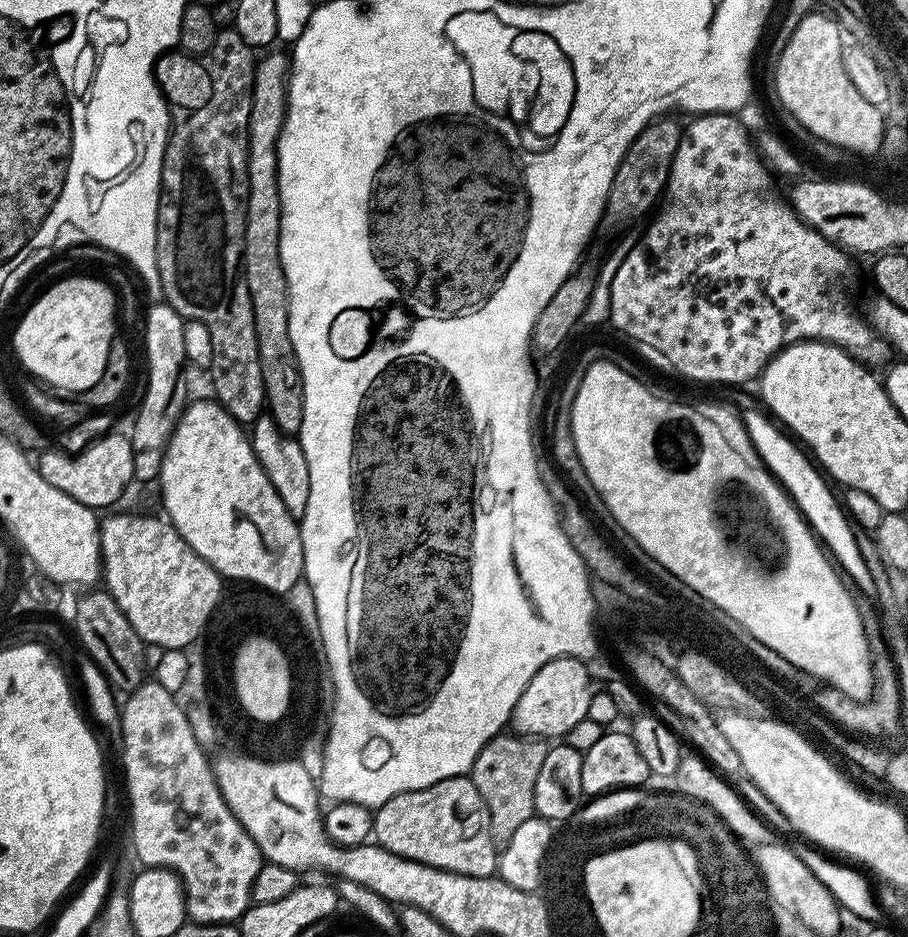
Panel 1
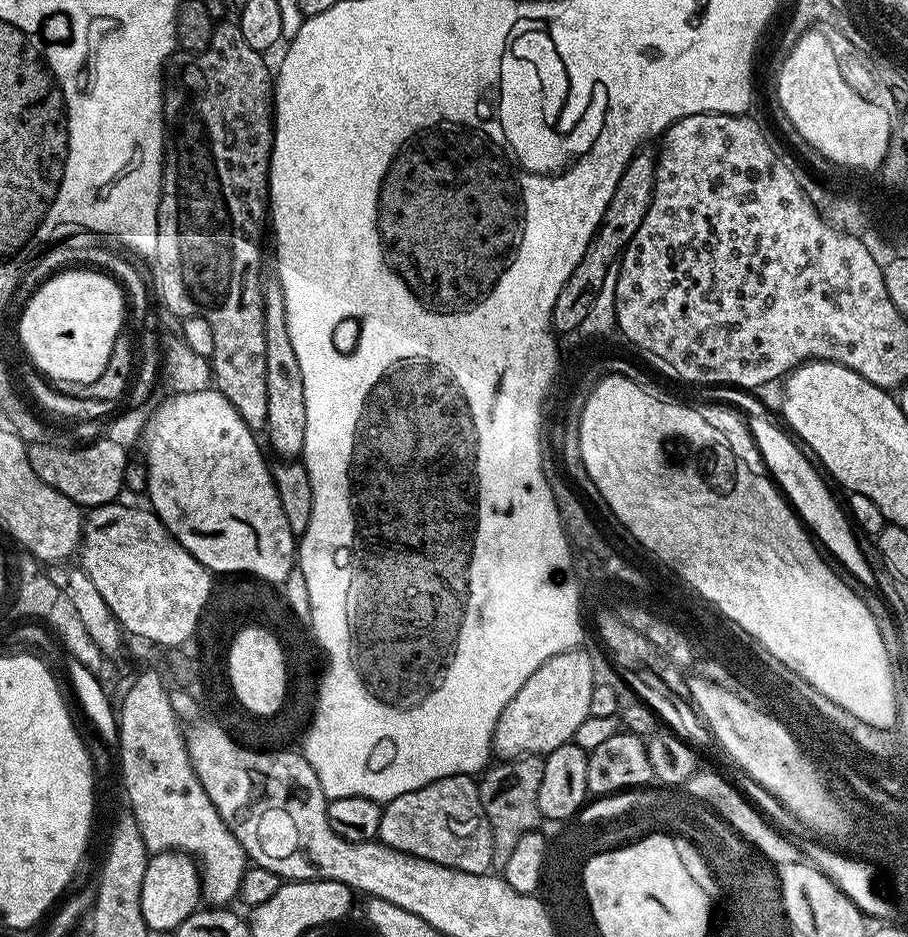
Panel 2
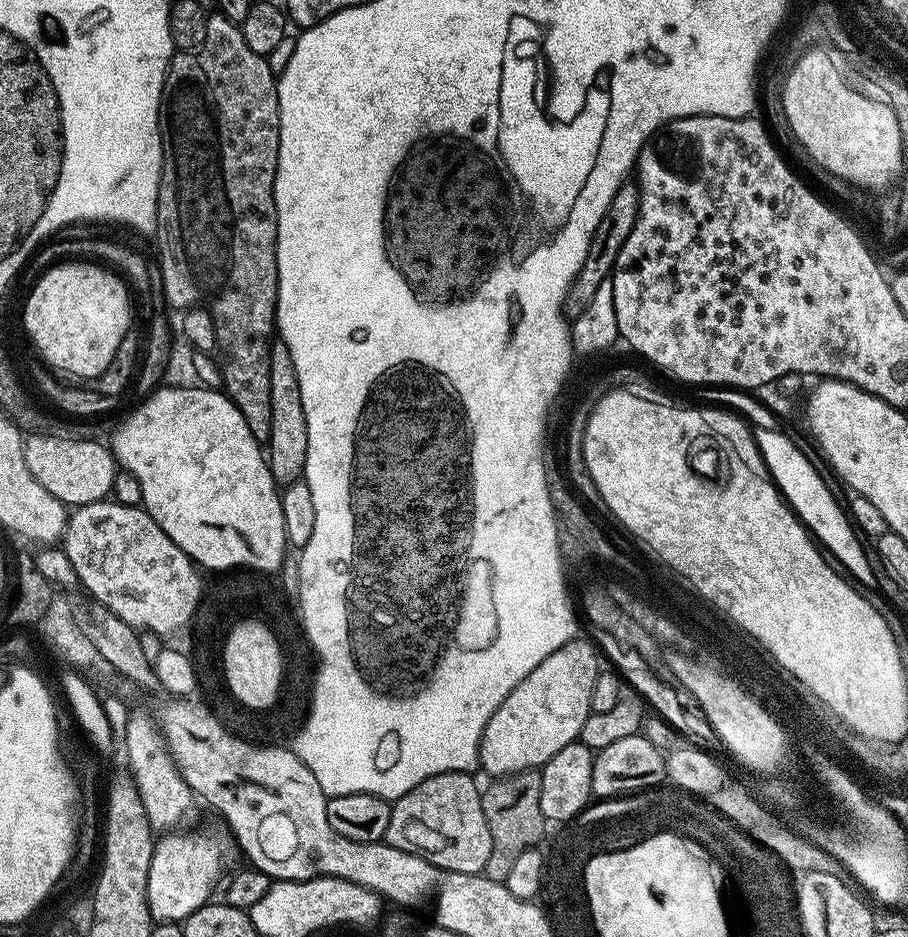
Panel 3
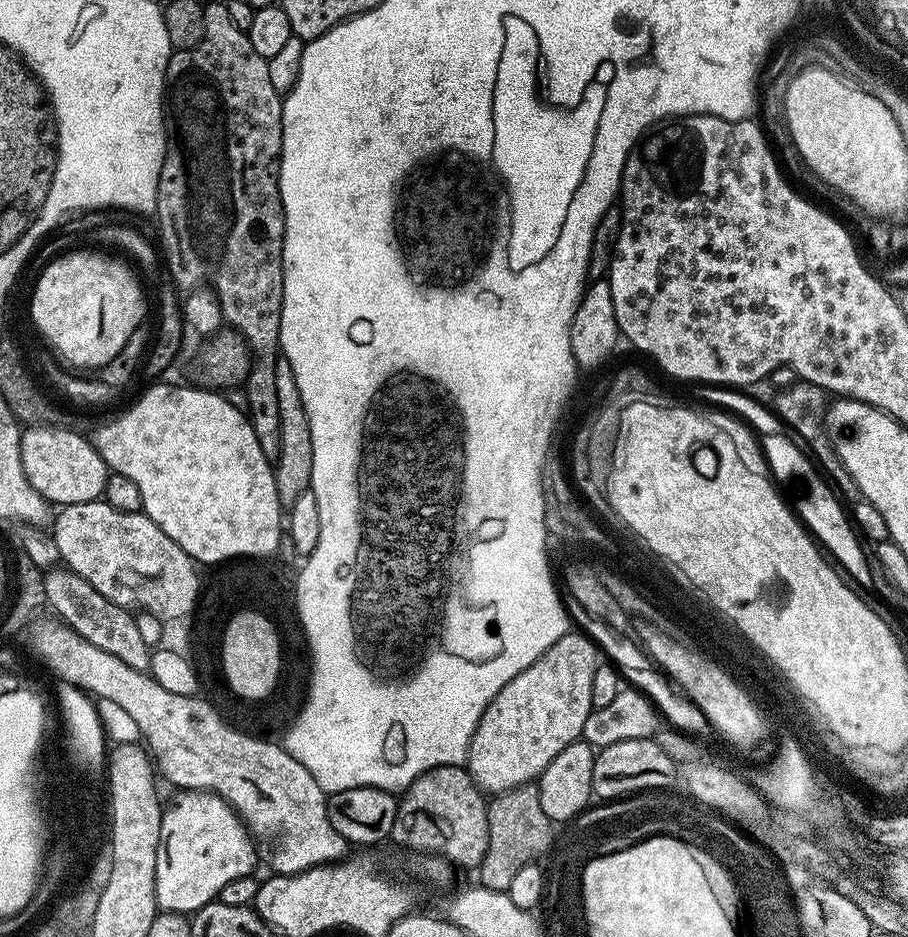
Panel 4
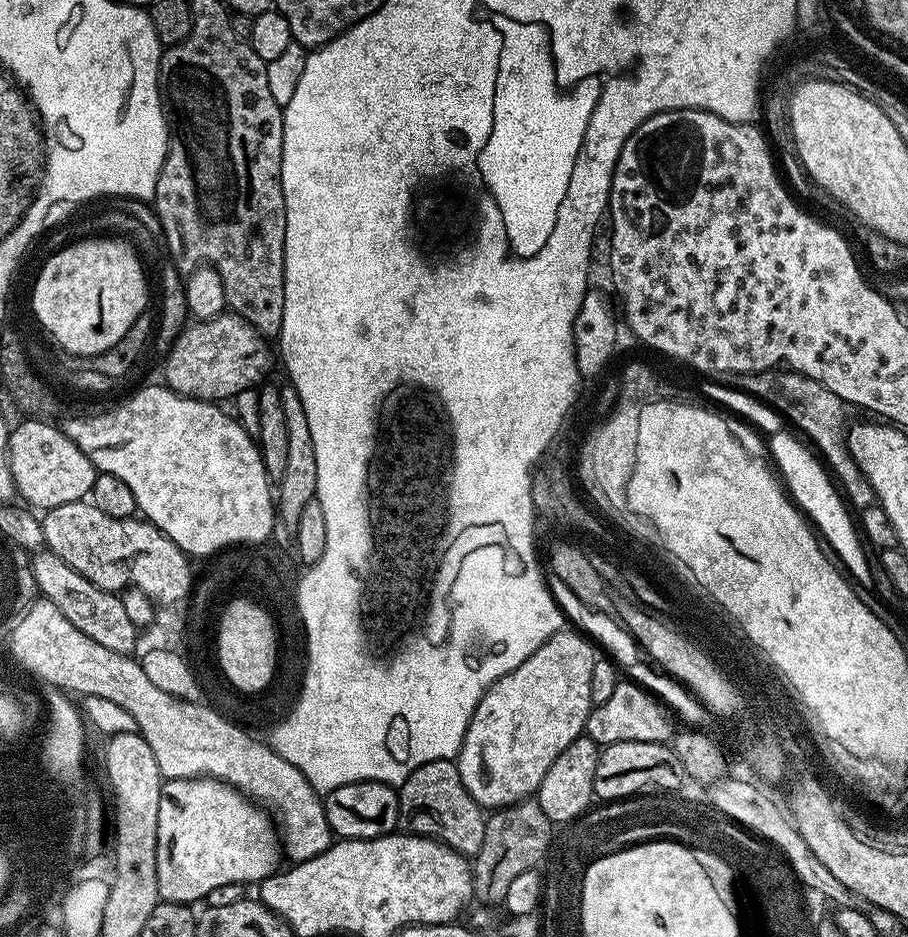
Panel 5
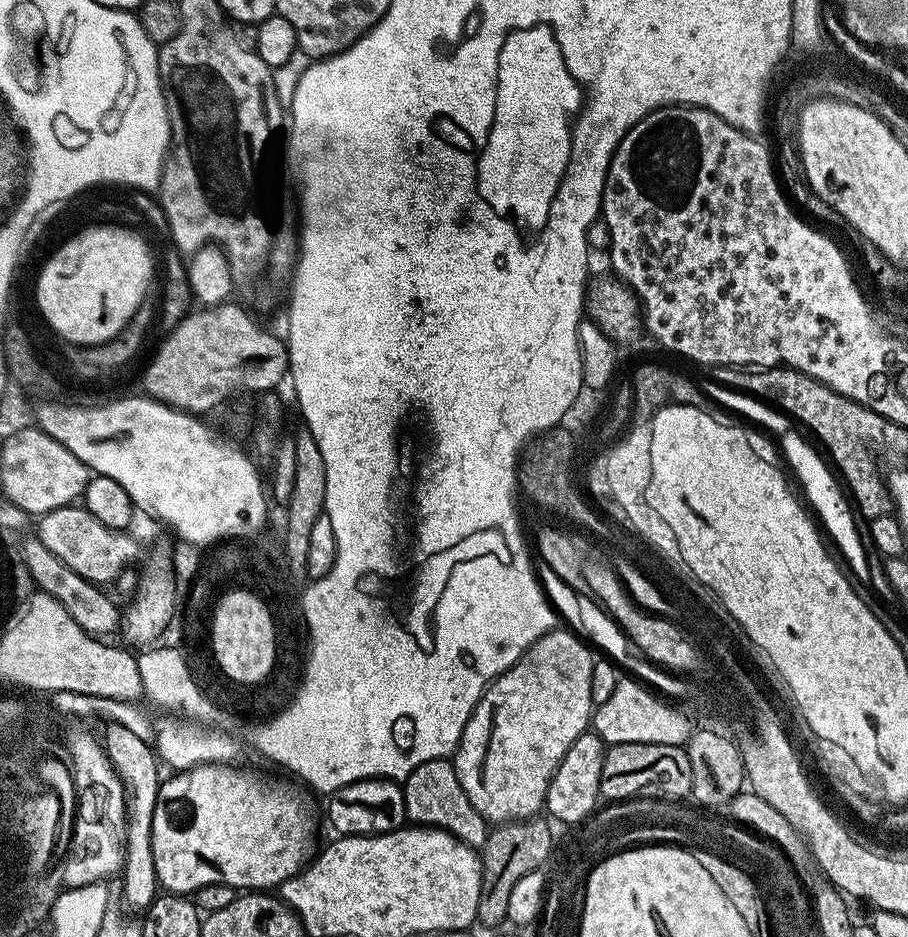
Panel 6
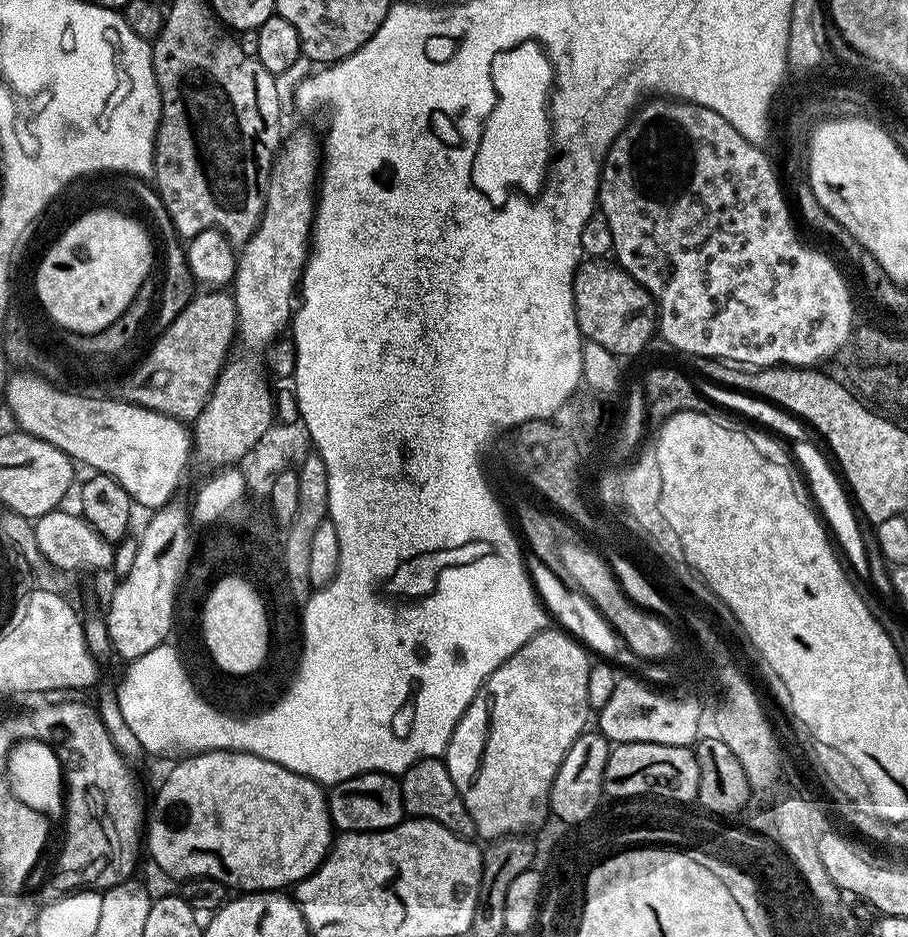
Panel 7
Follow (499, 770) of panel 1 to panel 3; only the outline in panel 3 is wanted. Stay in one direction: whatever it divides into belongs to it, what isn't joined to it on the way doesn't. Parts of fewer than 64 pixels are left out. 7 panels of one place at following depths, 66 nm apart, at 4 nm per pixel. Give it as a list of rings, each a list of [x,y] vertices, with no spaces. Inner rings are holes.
[[[535,767],[523,768],[520,772],[509,772],[505,776],[497,776],[491,782],[493,784],[489,788],[485,787],[480,797],[482,810],[486,814],[486,826],[490,826],[490,842],[492,843],[490,858],[486,862],[483,875],[489,876],[492,880],[504,882],[507,881],[518,854],[535,845],[536,839],[543,834],[544,827],[546,827],[540,801],[540,772]]]

